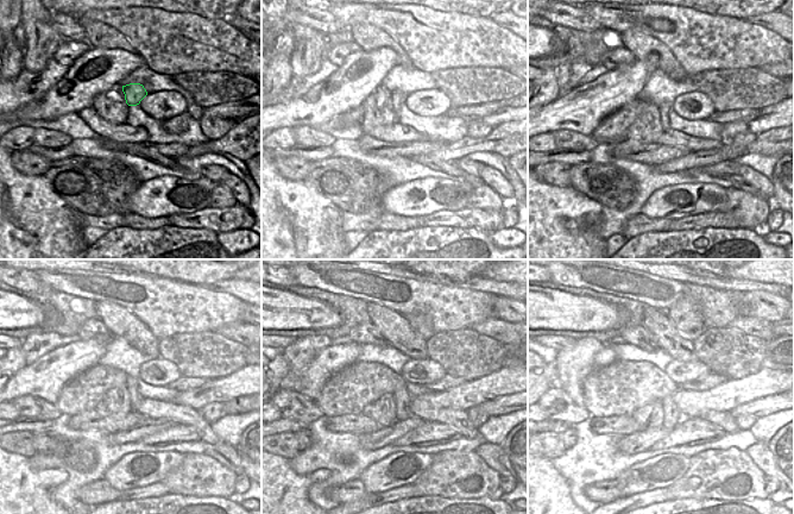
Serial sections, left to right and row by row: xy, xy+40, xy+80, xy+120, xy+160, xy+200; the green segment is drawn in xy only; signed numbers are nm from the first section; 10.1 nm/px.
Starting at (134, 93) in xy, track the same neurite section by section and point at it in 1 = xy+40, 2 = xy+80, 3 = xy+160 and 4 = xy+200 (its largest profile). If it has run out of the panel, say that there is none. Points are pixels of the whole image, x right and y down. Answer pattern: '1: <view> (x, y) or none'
1: xy+40 (398, 99)
2: xy+80 (663, 108)
3: xy+160 (403, 400)
4: xy+200 (672, 417)

